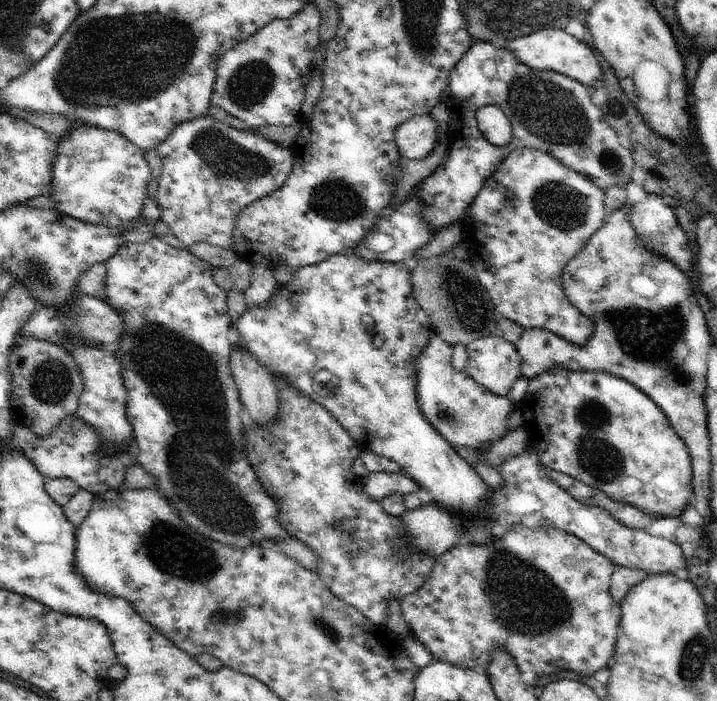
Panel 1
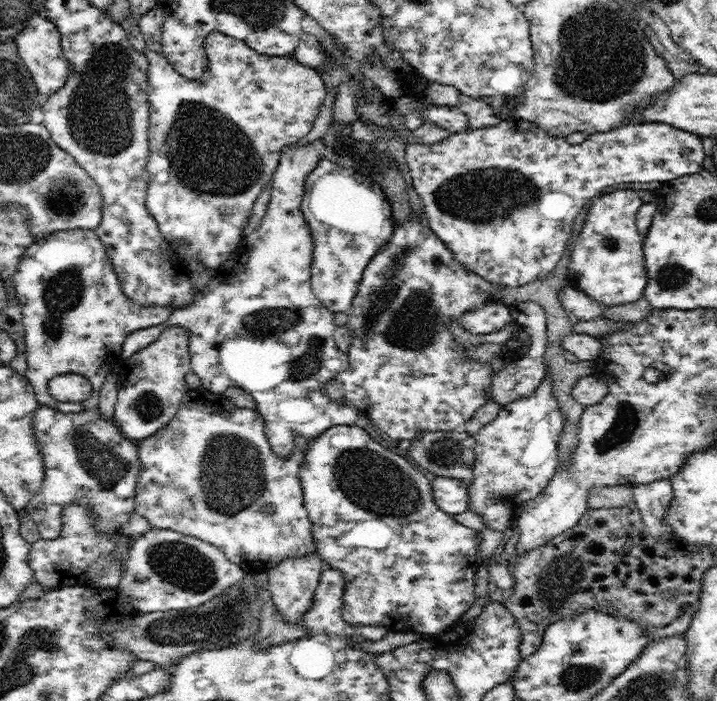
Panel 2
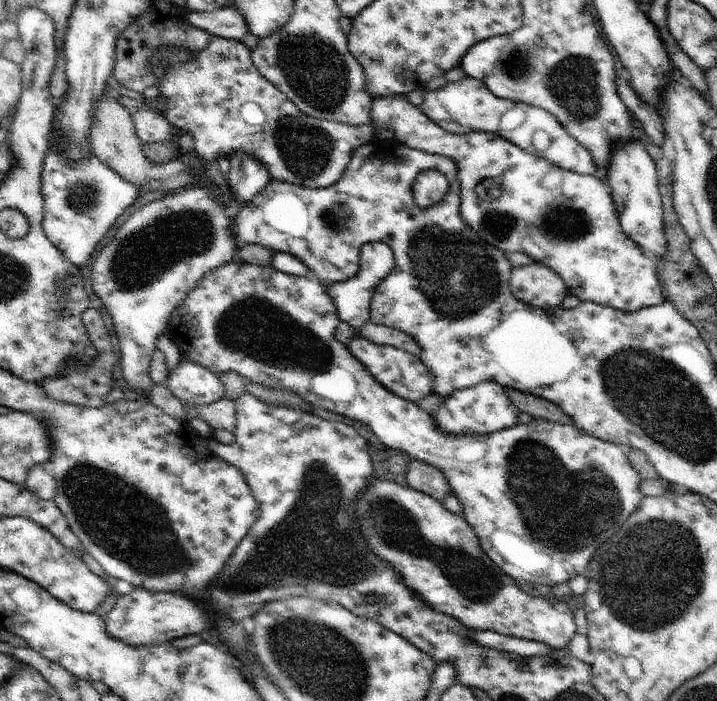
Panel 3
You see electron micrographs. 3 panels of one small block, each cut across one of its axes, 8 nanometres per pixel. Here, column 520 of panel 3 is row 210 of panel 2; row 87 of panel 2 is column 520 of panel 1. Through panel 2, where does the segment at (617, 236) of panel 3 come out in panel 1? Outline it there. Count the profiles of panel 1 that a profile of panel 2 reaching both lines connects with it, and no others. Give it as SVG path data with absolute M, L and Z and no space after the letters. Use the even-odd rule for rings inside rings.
M515 148L500 164L498 168L492 173L492 176L488 177L488 180L484 183L482 190L476 194L476 198L472 201L472 204L466 208L466 218L461 225L462 240L460 242L466 250L468 250L472 264L480 264L480 272L478 278L480 278L480 284L486 289L486 292L490 295L492 302L494 302L494 308L500 312L502 318L513 320L516 324L523 326L526 331L534 329L548 329L551 333L554 333L557 337L562 338L576 346L580 344L586 344L592 336L592 319L584 316L572 303L568 300L563 288L562 288L562 273L564 268L570 260L576 258L590 242L593 234L596 234L603 224L607 221L608 212L604 205L605 192L602 192L594 182L590 182L586 176L582 174L576 174L572 172L570 168L562 166L561 162L558 162L556 158L552 158L550 154L540 152L533 148Z

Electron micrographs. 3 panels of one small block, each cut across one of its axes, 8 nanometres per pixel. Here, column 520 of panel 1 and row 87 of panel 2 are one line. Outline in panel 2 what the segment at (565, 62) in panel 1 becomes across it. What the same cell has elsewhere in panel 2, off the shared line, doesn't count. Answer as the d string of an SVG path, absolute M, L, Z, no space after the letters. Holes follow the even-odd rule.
M36 13L28 20L22 31L16 34L14 40L16 41L18 54L25 62L25 66L37 86L40 99L46 99L50 94L60 90L69 76L69 62L64 54L60 32L57 31L56 25L47 17Z

